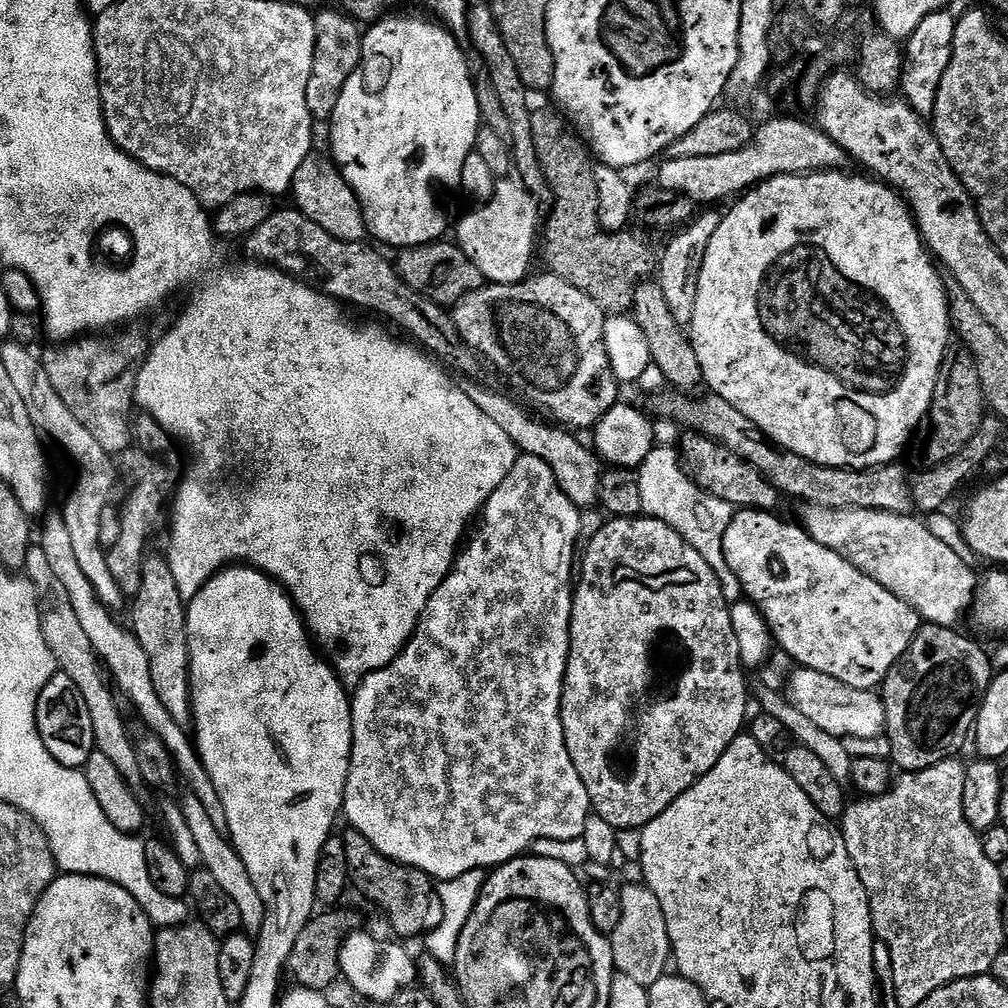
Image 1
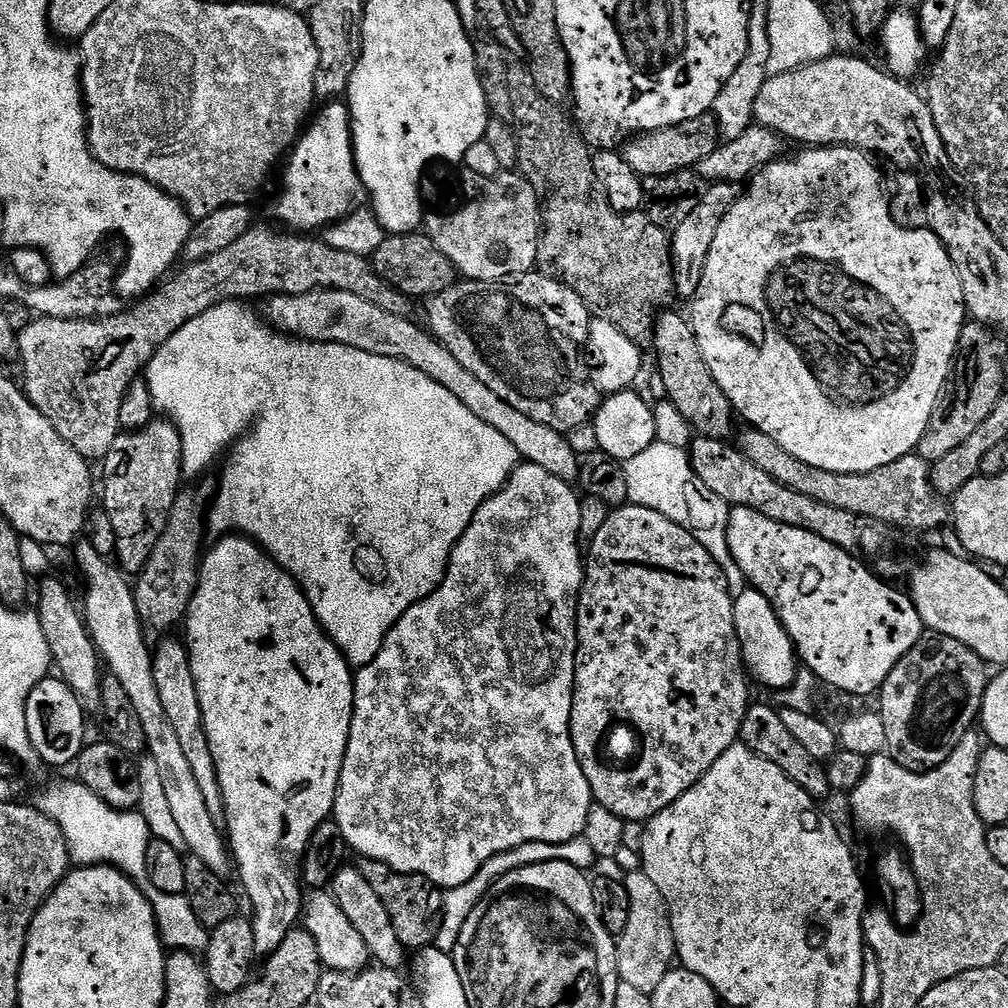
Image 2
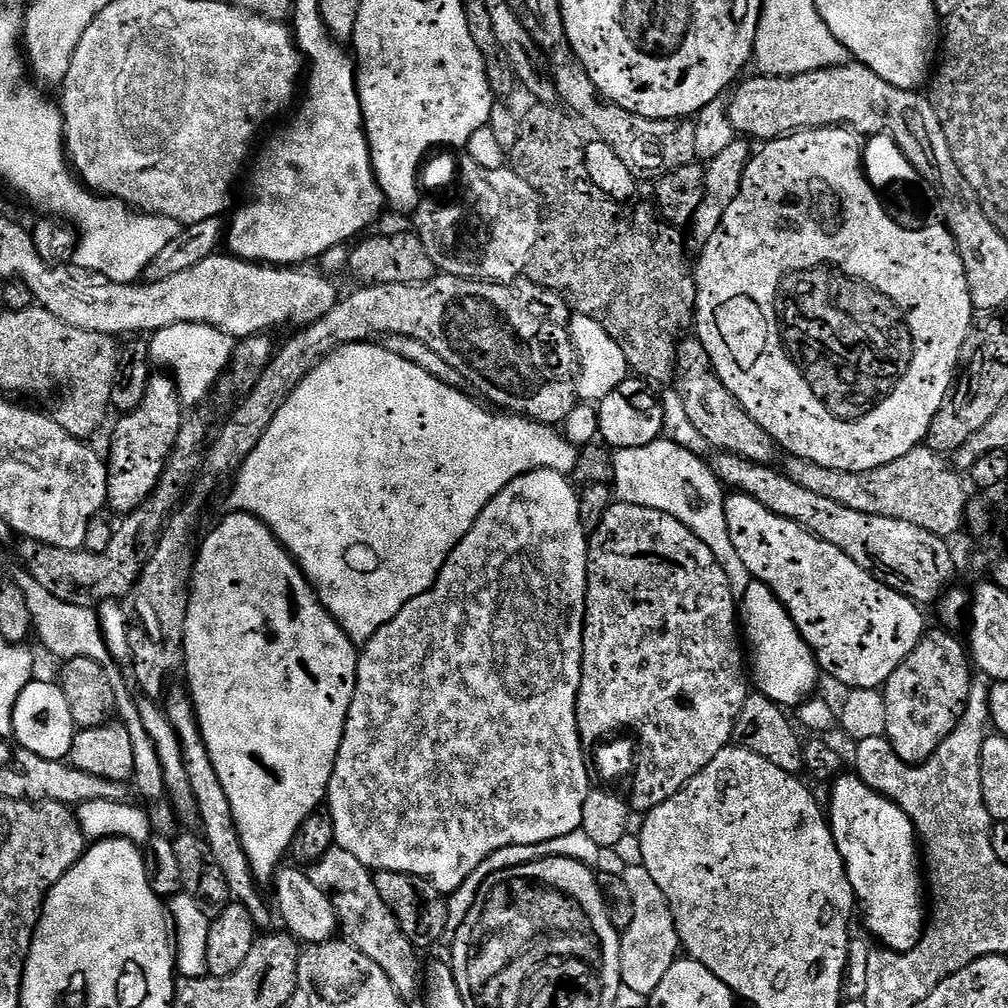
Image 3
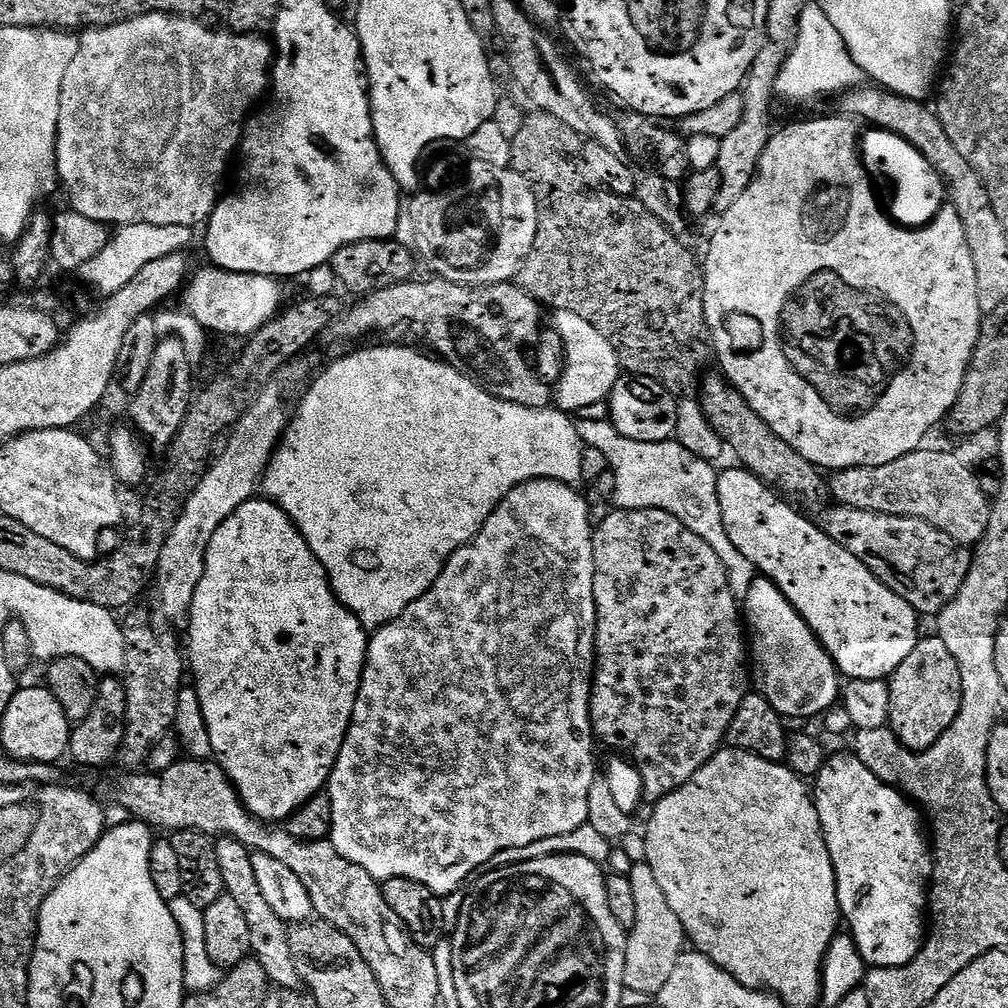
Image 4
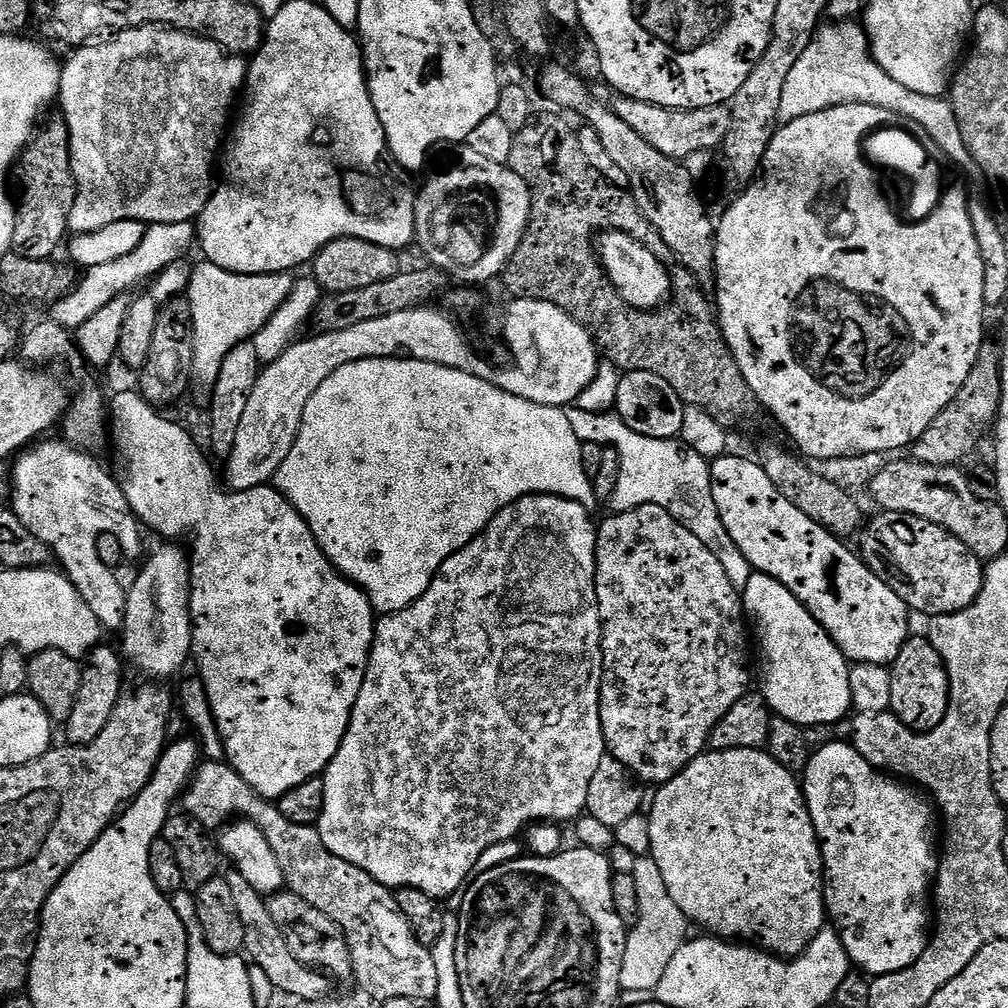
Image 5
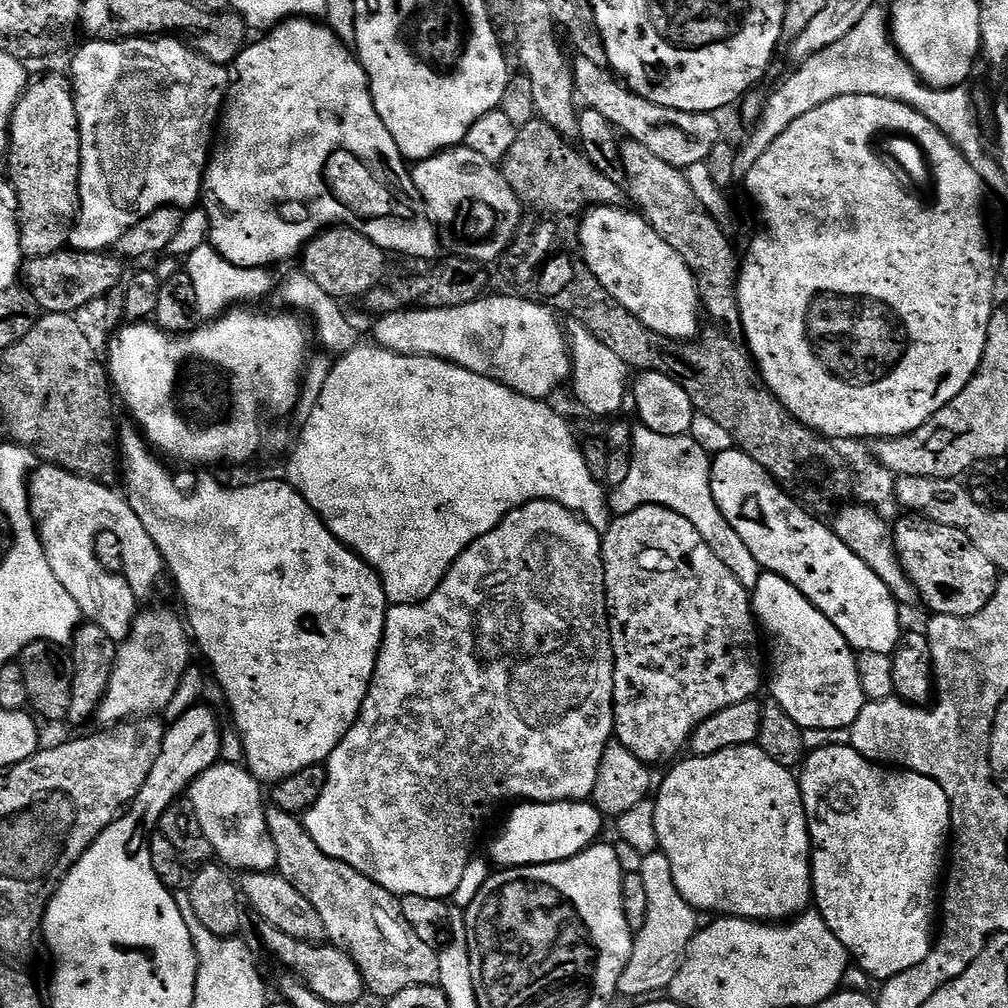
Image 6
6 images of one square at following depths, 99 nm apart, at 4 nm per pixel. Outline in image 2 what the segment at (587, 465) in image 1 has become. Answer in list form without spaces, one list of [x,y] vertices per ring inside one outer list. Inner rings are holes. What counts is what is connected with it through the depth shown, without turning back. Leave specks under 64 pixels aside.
[[[318,290],[297,296],[273,295],[267,301],[267,323],[273,328],[292,338],[310,340],[318,344],[341,344],[354,350],[366,350],[366,354],[378,354],[382,358],[394,358],[414,366],[414,370],[422,370],[426,378],[434,378],[438,386],[446,386],[470,414],[478,414],[486,426],[494,426],[502,438],[506,438],[518,450],[521,461],[542,466],[542,470],[550,470],[554,478],[575,481],[580,475],[581,457],[576,456],[567,435],[558,430],[550,430],[550,426],[542,426],[542,422],[534,422],[534,418],[526,418],[522,410],[514,410],[510,402],[498,398],[490,386],[478,382],[442,342],[438,342],[427,327],[407,320],[407,315],[399,312],[387,312],[382,306],[374,306],[374,302],[366,302],[366,298],[358,298],[358,294],[346,294],[346,290]]]

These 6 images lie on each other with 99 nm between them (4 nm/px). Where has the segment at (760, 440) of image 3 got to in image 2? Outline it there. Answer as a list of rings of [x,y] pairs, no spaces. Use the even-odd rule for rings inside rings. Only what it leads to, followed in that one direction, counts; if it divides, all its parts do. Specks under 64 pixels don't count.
[[[665,310],[657,316],[656,330],[652,333],[651,347],[656,348],[656,364],[664,383],[663,395],[677,406],[696,436],[728,440],[734,421],[732,403],[722,394],[722,386],[714,382],[714,374],[710,374],[710,366],[706,366],[706,358],[702,358],[691,323],[672,311]]]

